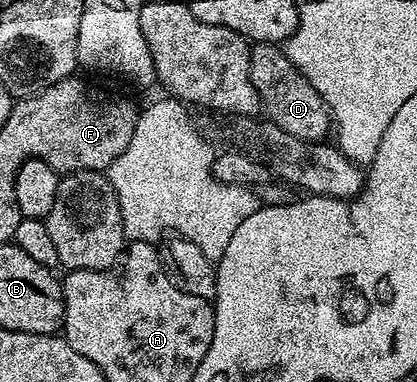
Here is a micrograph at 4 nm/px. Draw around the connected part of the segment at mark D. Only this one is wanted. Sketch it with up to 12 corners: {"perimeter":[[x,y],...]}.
{"perimeter":[[251,44],[249,78],[266,119],[323,142],[333,123],[280,45]]}

